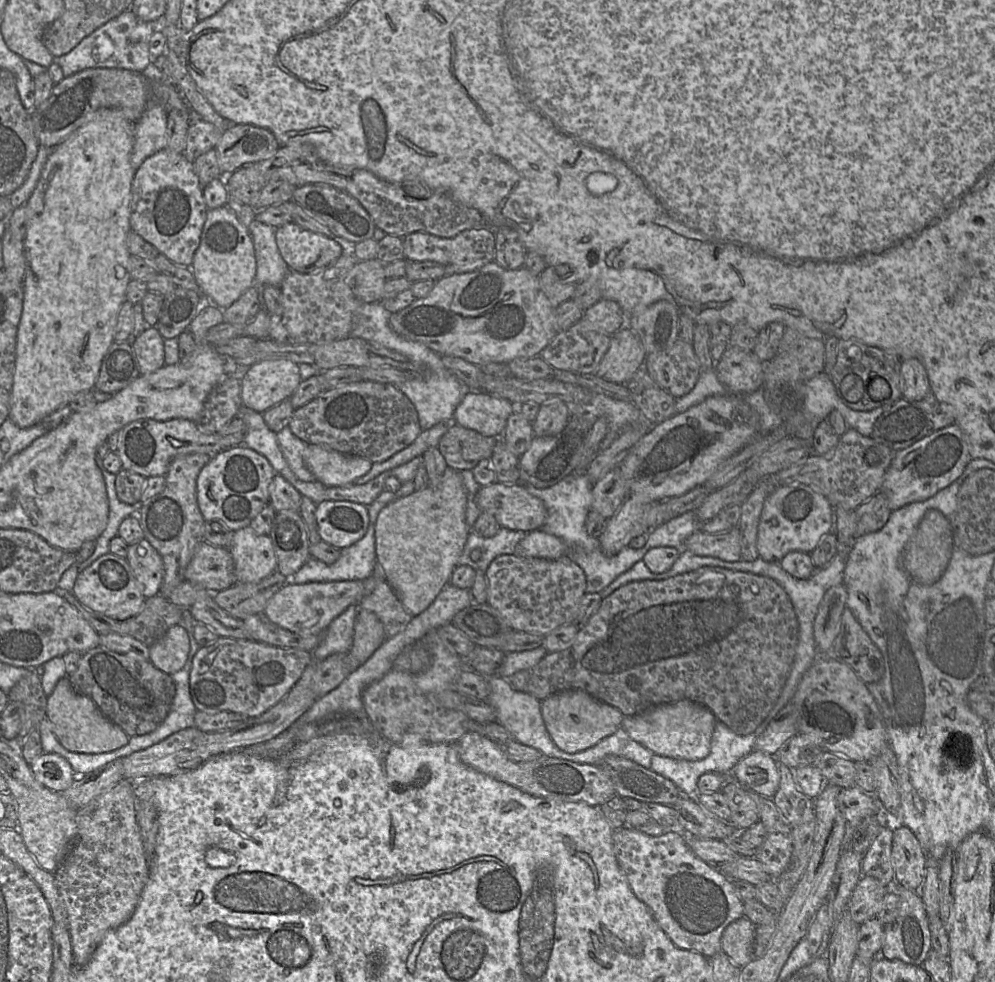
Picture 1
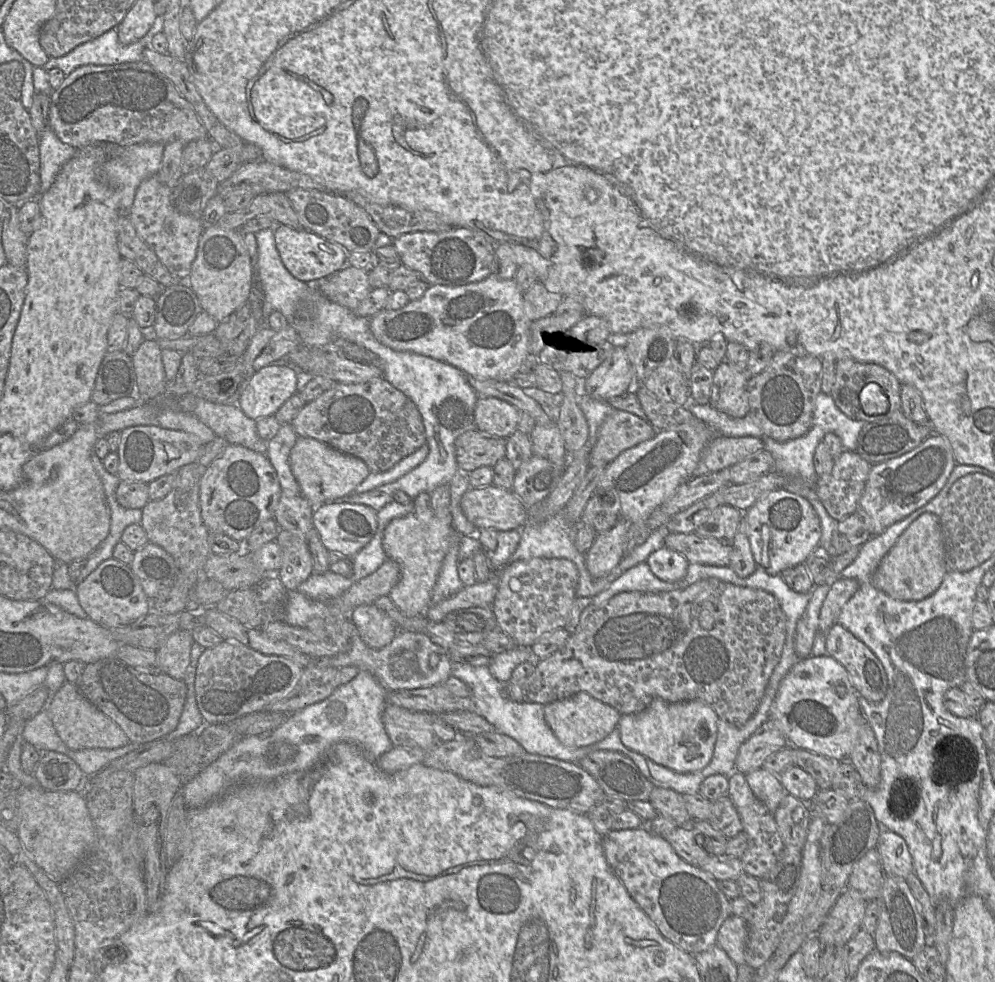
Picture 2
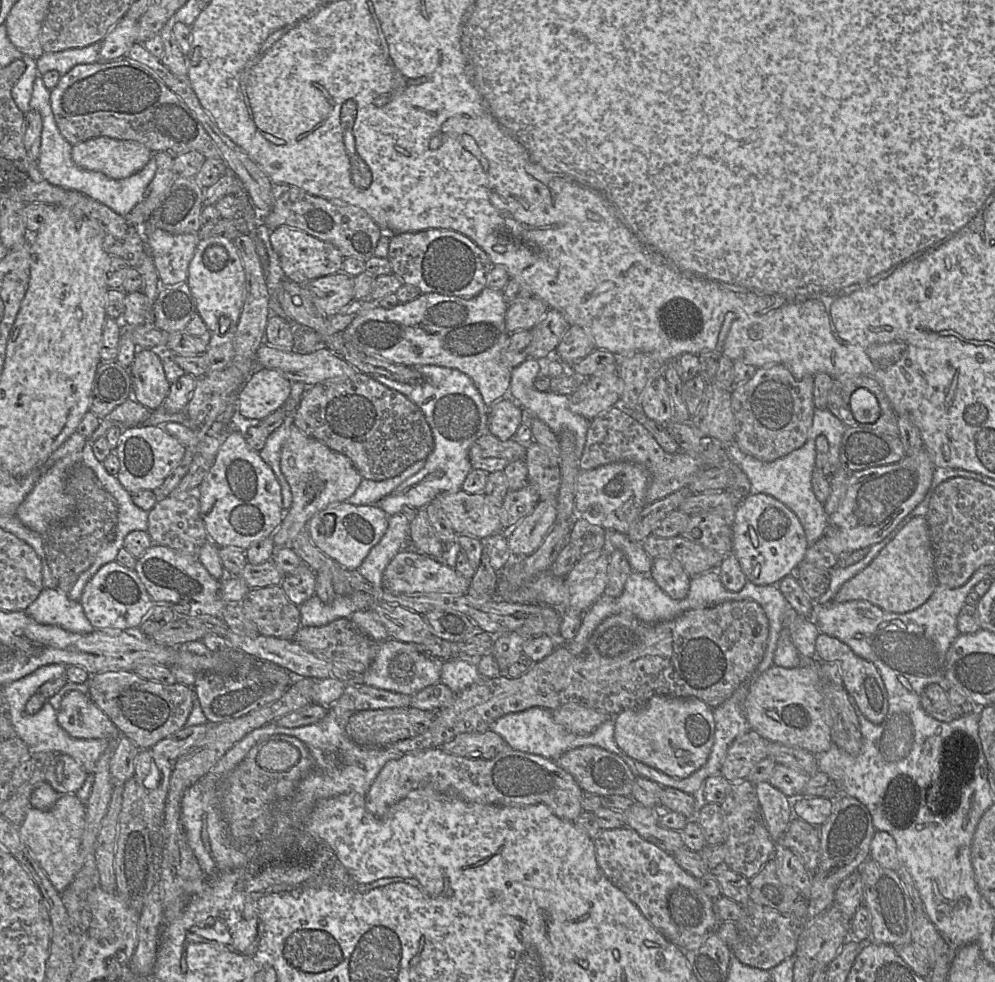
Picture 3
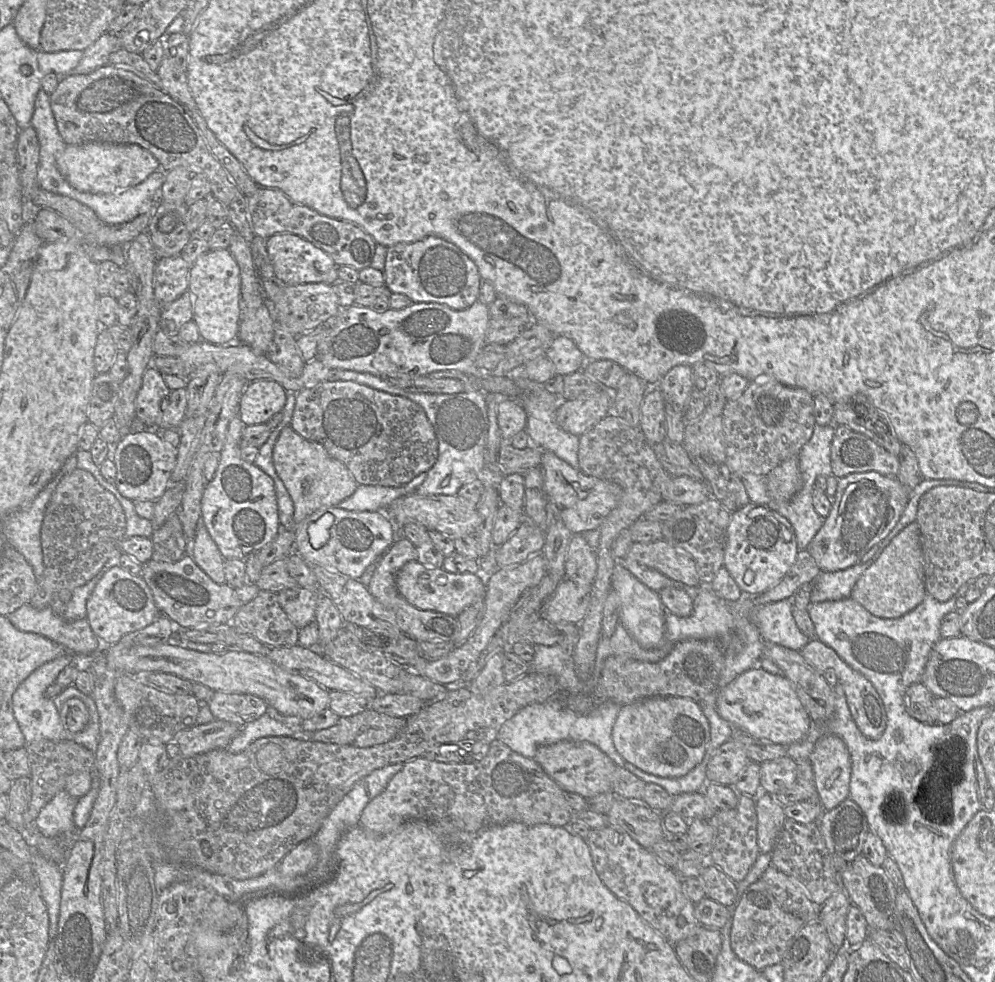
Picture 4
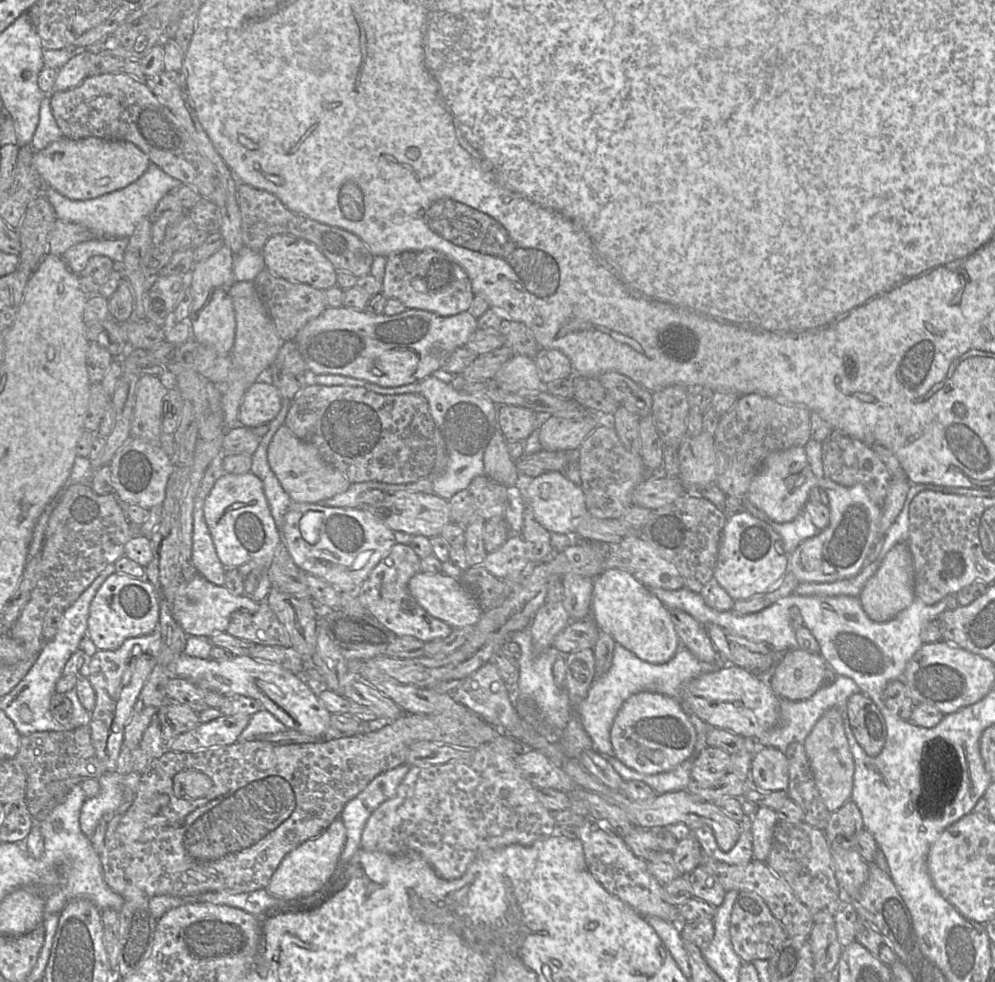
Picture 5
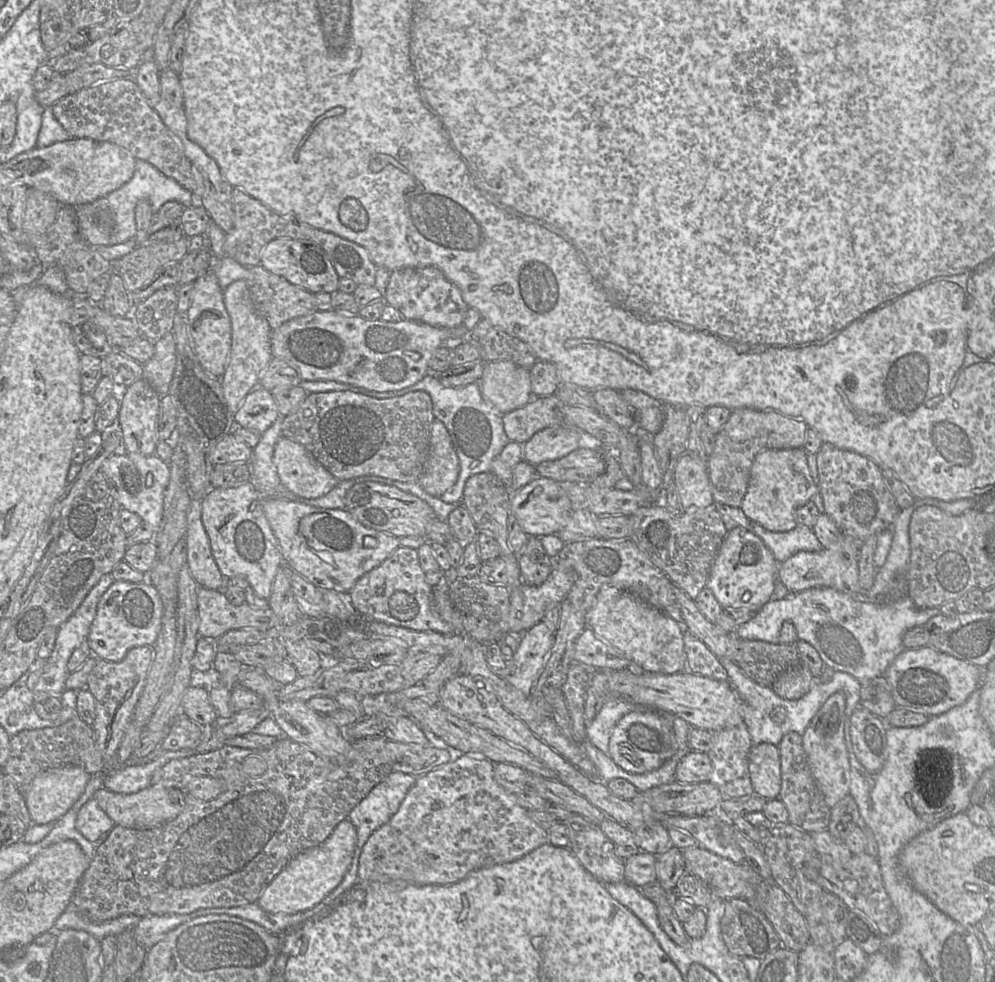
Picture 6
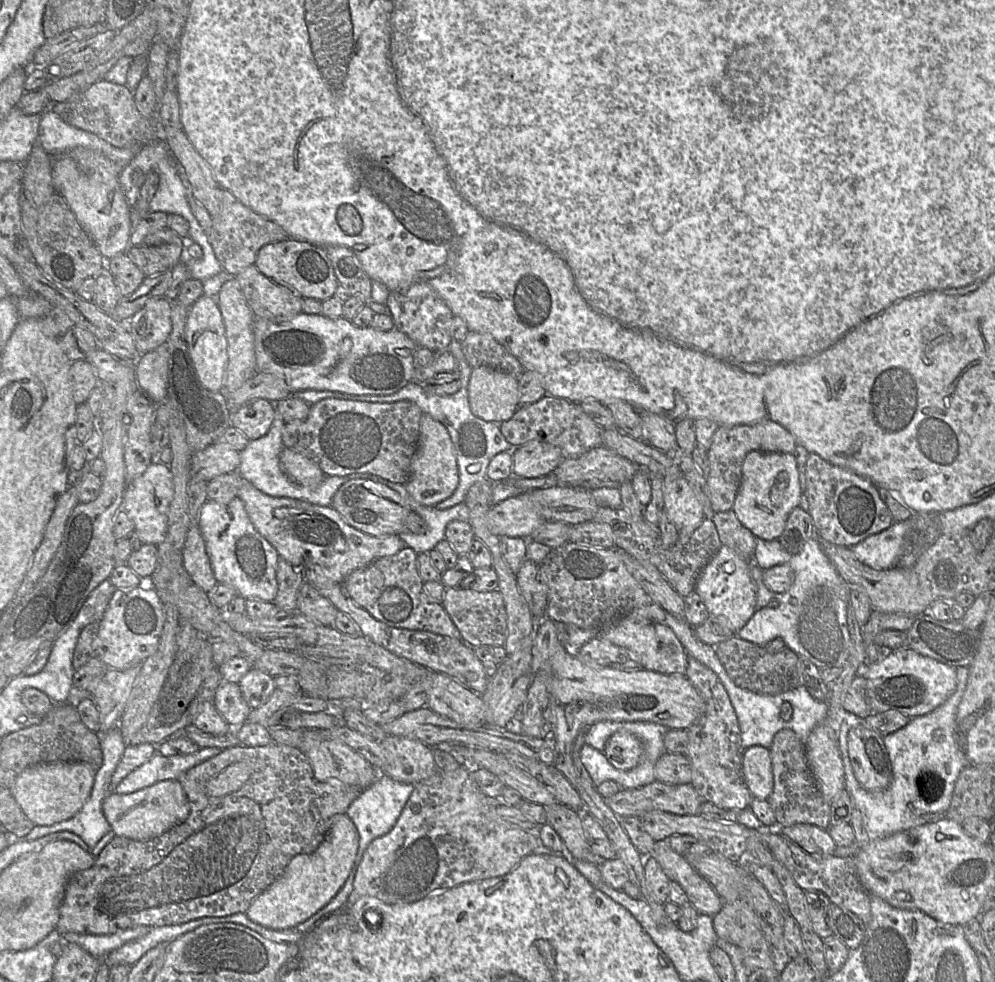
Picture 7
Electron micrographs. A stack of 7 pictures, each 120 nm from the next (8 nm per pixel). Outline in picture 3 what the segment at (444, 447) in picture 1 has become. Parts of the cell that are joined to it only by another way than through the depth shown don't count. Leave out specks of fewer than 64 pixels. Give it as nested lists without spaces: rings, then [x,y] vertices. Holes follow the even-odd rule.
[[[487,433],[472,444],[468,457],[472,469],[487,473],[503,471],[511,462],[526,458],[526,446],[514,439],[502,441]]]

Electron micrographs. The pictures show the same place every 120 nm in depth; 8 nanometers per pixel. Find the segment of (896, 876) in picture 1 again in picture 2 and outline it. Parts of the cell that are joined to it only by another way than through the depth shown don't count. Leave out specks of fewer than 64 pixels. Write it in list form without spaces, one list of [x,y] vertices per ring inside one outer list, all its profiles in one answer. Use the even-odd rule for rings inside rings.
[[[893,831],[880,833],[876,848],[886,875],[905,879],[914,873],[913,860],[905,840]]]

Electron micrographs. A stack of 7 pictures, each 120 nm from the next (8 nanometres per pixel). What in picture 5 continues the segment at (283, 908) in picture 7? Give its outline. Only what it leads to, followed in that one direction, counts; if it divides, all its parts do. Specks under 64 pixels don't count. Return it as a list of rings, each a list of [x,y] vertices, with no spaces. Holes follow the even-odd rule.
[[[337,818],[318,837],[310,839],[288,853],[273,873],[267,887],[268,893],[277,899],[290,901],[304,897],[320,897],[325,901],[332,894],[332,887],[343,875],[341,854],[346,842],[346,827]]]

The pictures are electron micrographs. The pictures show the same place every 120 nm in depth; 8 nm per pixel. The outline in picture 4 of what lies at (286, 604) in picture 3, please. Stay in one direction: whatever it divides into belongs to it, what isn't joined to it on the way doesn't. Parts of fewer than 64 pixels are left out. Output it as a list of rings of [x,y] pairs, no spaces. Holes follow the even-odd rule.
[[[260,590],[254,599],[240,607],[231,625],[237,633],[250,635],[270,648],[298,644],[299,629],[289,620],[278,603],[277,593],[274,592]]]

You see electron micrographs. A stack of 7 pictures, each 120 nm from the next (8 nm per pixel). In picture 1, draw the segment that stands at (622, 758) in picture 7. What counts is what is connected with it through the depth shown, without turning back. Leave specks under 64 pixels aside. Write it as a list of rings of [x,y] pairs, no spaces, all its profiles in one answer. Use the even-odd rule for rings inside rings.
[[[691,700],[660,704],[634,716],[624,716],[621,726],[629,737],[654,754],[697,761],[708,756],[717,718],[712,711]]]

